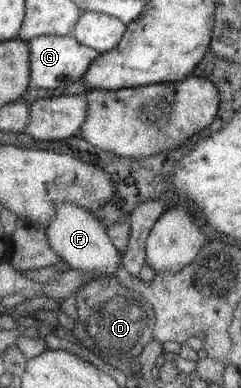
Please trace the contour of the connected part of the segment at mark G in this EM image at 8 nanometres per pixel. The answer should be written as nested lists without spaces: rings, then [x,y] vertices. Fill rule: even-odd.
[[[55,34],[36,36],[26,41],[29,45],[29,91],[37,88],[67,88],[79,84],[87,67],[98,55],[96,50],[79,44],[71,35]]]

